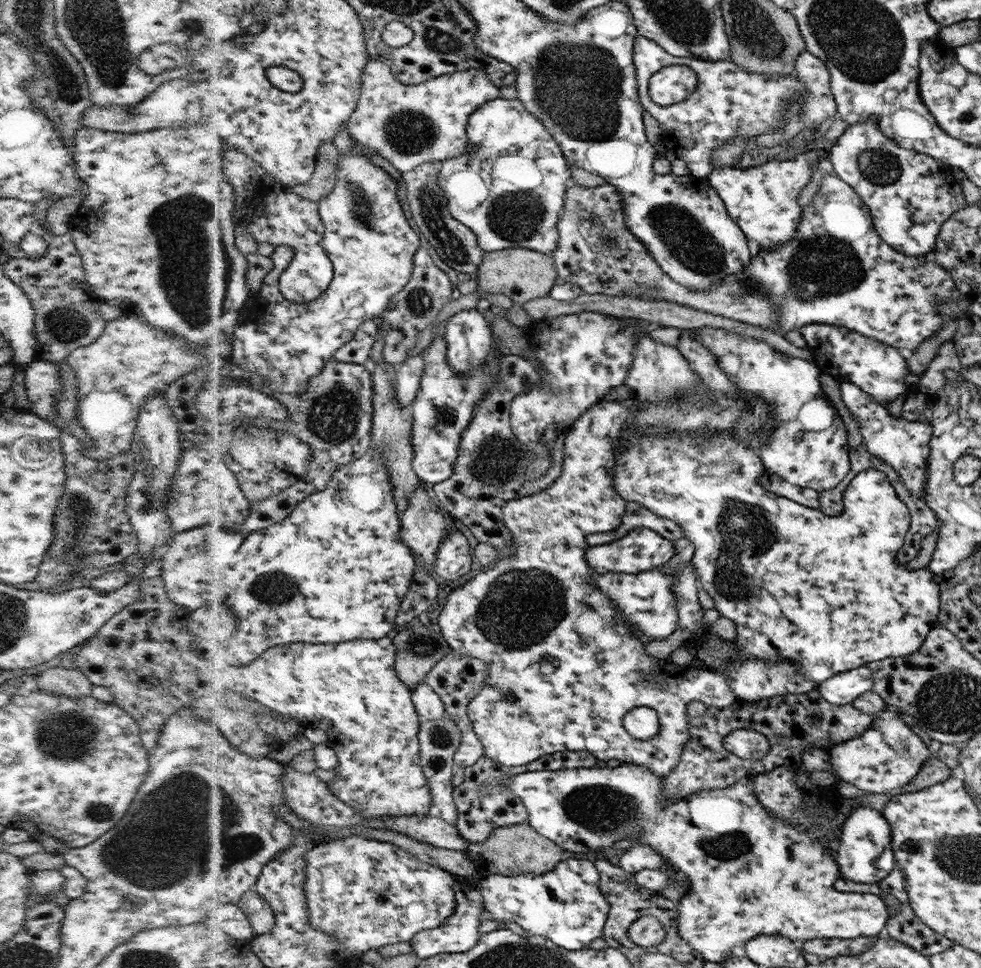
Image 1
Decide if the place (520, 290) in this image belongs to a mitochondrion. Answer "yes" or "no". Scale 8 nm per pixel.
no

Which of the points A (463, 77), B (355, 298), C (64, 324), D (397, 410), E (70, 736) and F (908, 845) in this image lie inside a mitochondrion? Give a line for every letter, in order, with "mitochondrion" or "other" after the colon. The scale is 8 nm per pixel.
A: other
B: other
C: mitochondrion
D: other
E: mitochondrion
F: mitochondrion

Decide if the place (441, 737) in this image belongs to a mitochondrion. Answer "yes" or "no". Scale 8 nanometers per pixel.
yes

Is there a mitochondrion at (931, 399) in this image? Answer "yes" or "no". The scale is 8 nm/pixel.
no

